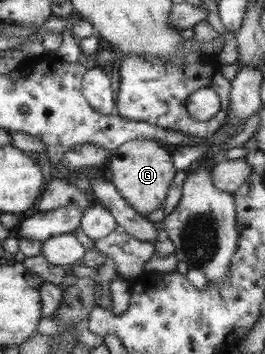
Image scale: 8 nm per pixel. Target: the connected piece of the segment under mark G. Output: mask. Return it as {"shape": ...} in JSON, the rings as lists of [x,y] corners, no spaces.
{"shape":[[[139,137],[119,146],[110,155],[110,170],[112,171],[111,181],[121,196],[143,217],[148,217],[148,214],[163,205],[168,198],[173,179],[178,173],[171,152],[167,152],[165,148],[159,148],[157,140],[150,137]]]}

